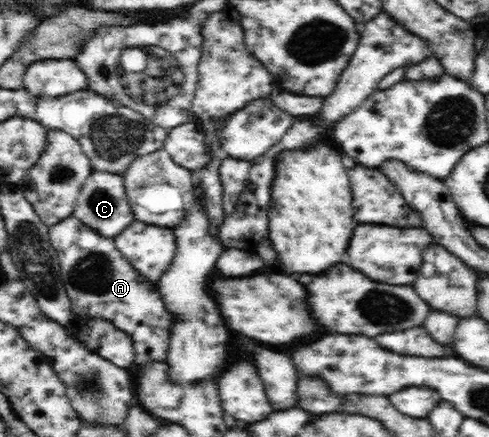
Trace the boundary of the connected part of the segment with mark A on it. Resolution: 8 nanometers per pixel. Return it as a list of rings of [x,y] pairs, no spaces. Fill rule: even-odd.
[[[72,216],[51,226],[49,239],[56,249],[73,315],[112,322],[132,339],[135,364],[141,368],[155,361],[166,361],[174,315],[167,309],[158,284],[143,278],[116,249],[114,238],[106,238]]]

